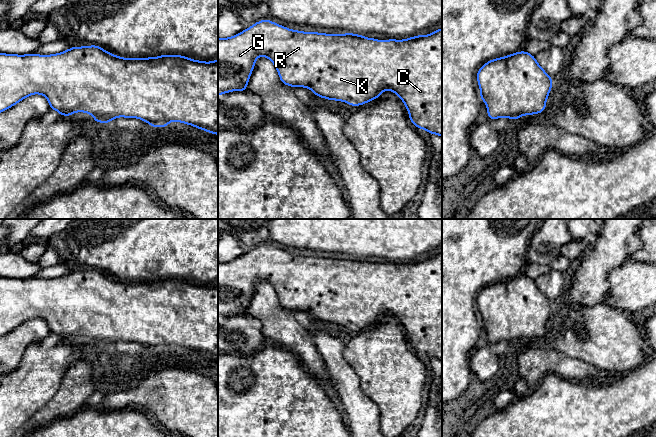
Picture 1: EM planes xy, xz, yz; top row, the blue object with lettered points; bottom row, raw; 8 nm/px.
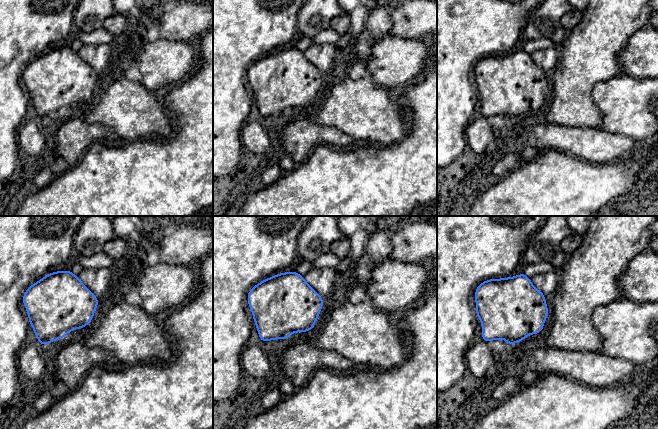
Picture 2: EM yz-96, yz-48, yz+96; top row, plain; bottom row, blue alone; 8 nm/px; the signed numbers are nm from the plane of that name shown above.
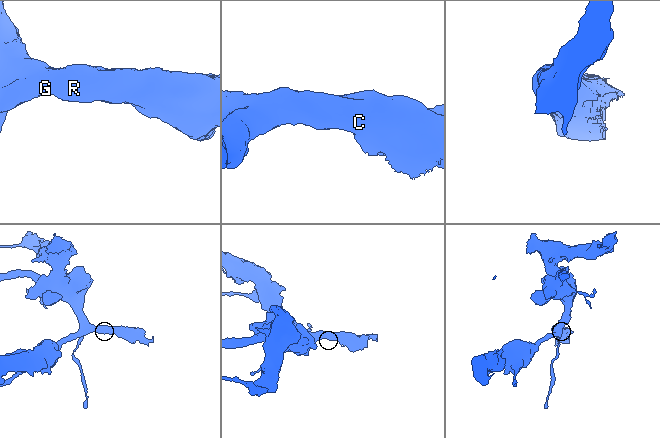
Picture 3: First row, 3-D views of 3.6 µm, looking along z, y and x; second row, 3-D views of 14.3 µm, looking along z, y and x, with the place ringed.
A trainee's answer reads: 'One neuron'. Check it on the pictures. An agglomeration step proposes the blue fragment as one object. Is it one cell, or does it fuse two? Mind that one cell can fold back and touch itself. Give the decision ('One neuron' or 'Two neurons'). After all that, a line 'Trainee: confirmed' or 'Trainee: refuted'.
One neuron
Trainee: confirmed

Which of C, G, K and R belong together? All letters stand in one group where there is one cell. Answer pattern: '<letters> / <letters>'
C G K R

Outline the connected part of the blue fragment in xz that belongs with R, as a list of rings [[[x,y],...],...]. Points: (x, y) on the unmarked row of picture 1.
[[[263,243],[237,259],[218,262],[218,320],[230,315],[247,314],[259,280],[273,286],[283,308],[310,312],[321,322],[346,326],[354,331],[378,323],[383,315],[390,314],[404,326],[413,349],[442,361],[442,252],[429,259],[405,264],[376,264],[352,257],[338,259],[291,254]]]

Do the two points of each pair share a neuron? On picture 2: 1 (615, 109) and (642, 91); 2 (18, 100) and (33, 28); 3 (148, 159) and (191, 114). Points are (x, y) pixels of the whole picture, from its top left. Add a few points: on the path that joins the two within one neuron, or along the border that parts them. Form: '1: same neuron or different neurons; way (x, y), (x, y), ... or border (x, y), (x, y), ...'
1: same neuron; way (622, 109), (635, 98)
2: same neuron; way (12, 82), (12, 63), (16, 59), (16, 46)
3: same neuron; way (162, 155), (189, 128)

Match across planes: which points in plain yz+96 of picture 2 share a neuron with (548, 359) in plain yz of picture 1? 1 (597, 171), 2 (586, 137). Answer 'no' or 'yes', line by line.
1: no
2: yes

